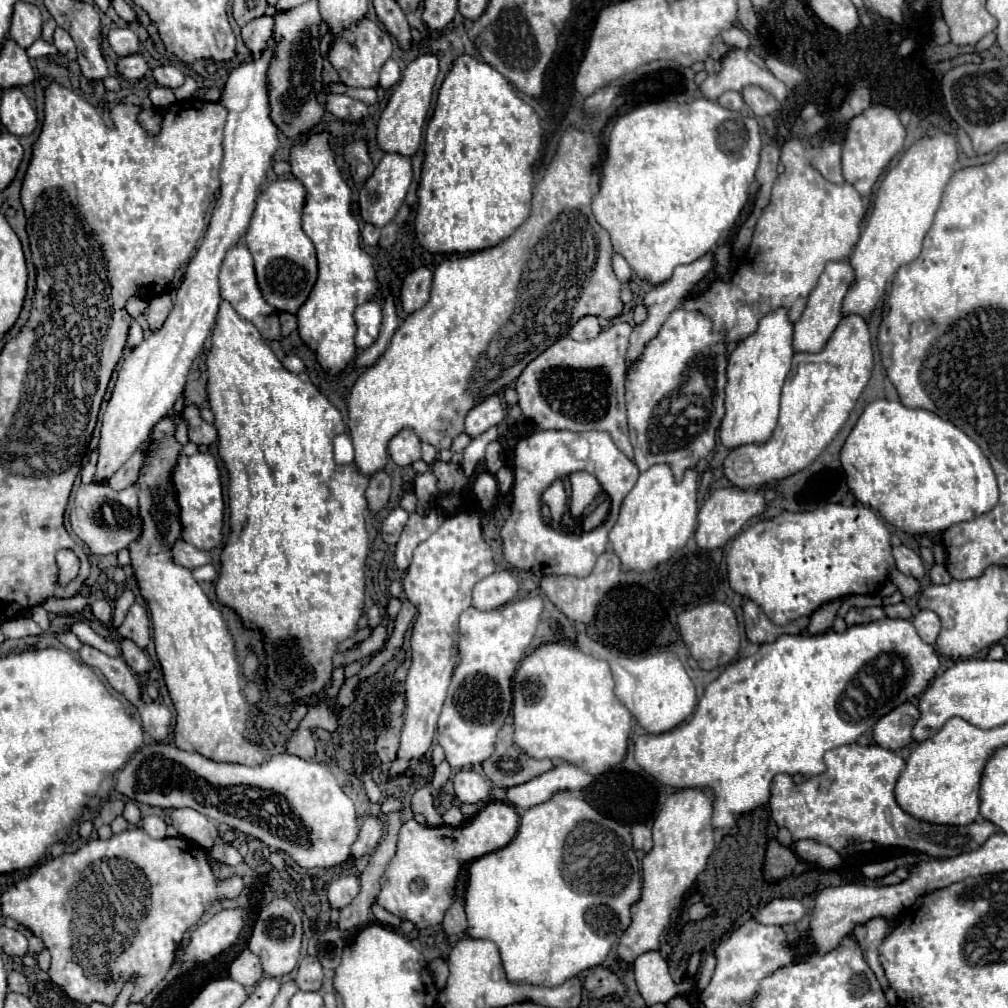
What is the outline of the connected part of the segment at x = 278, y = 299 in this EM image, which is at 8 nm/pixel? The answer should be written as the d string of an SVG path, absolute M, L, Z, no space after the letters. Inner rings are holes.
M276 180L256 200L244 242L254 256L254 268L264 300L278 312L296 314L316 284L318 266L312 240L302 230L306 190L298 180Z

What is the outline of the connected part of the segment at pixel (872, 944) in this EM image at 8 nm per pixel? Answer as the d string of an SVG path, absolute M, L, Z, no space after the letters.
M876 916L864 924L858 924L854 930L854 938L858 940L858 944L864 952L864 958L868 962L868 966L874 970L882 988L888 988L888 980L886 980L884 970L882 970L880 960L878 960L878 946L882 944L882 940L886 936L886 926L888 926L888 922L882 916Z

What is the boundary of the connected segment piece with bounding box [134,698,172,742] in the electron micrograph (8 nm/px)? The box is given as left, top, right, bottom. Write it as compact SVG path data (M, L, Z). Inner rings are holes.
M138 698L134 702L136 710L140 712L142 716L142 726L144 730L154 738L154 740L164 740L168 738L170 734L170 720L172 720L172 714L170 710L164 706L164 704L146 704L142 698Z

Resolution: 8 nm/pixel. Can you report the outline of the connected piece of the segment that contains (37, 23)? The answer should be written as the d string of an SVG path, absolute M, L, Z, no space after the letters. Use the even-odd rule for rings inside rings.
M16 2L10 36L22 48L28 48L34 40L42 36L42 14L34 4Z

